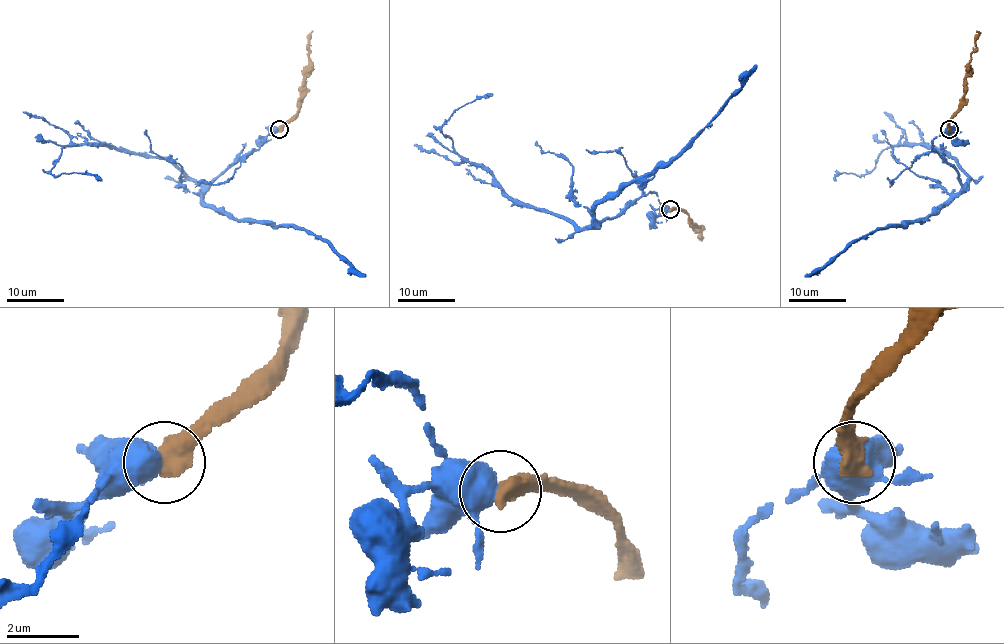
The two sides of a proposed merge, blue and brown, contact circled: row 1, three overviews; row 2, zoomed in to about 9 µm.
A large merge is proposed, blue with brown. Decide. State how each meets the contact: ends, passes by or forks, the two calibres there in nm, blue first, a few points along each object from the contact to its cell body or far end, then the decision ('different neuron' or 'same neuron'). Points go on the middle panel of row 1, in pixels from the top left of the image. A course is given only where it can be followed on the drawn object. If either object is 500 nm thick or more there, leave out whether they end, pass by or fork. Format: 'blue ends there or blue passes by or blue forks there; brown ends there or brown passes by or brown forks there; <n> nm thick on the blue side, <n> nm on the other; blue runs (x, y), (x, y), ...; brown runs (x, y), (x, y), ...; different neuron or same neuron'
500 nm thick on the blue side, 650 nm on the other; blue runs (669, 209), (649, 192), (615, 216), (575, 228), (557, 213), (519, 205), (441, 130), (463, 106), (493, 94); brown runs (669, 209), (681, 209), (704, 236); different neuron

